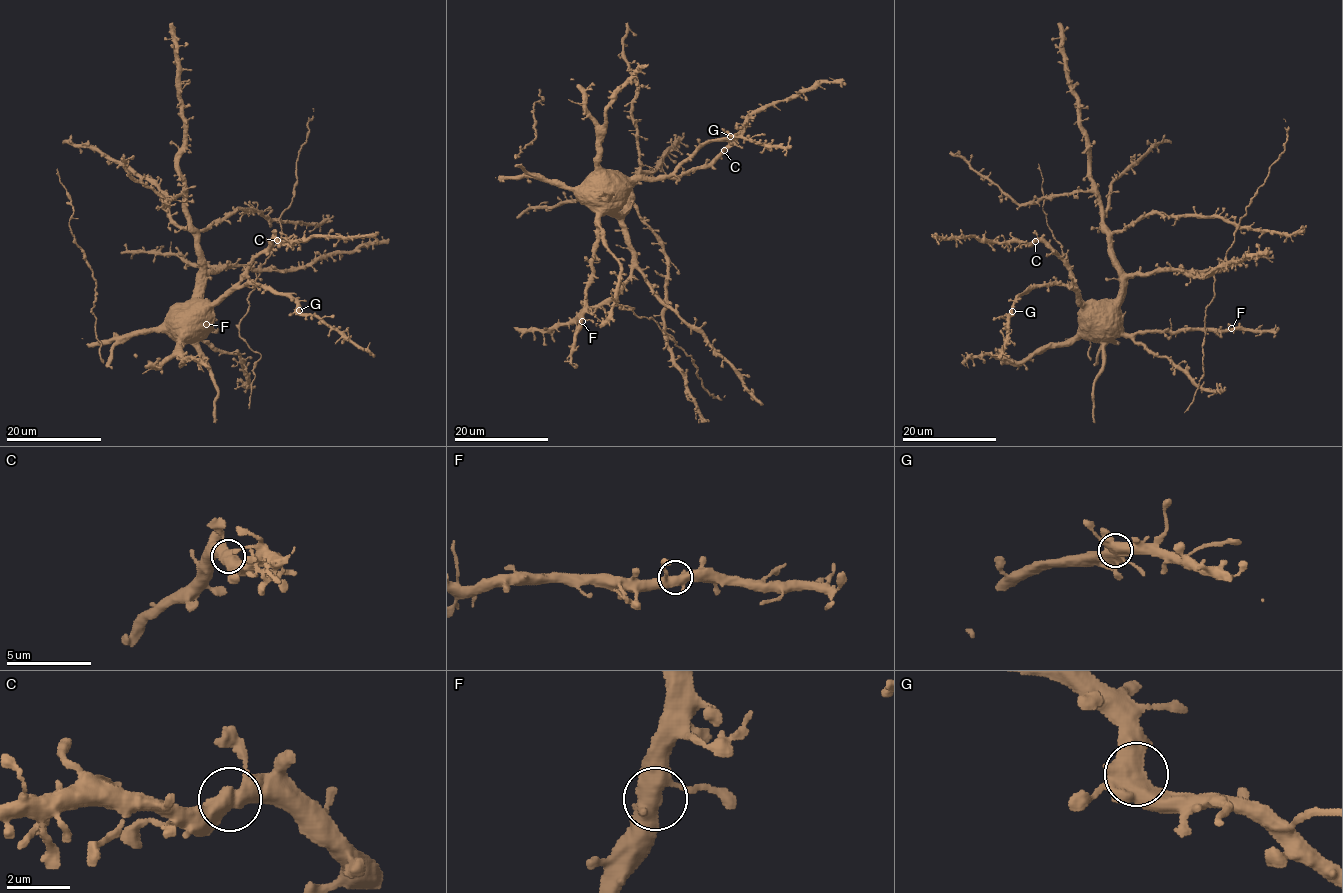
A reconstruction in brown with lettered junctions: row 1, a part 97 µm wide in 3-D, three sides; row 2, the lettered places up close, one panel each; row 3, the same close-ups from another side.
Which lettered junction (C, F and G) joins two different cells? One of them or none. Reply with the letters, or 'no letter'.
no letter

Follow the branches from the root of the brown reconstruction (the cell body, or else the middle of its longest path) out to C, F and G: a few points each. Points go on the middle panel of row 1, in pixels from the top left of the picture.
C: (604, 187), (603, 182), (610, 180), (680, 177), (692, 169), (708, 164), (723, 151)
F: (604, 187), (603, 182), (592, 282), (586, 291), (582, 321)
G: (604, 187), (603, 182), (610, 180), (656, 179), (668, 175), (701, 146), (730, 136)

